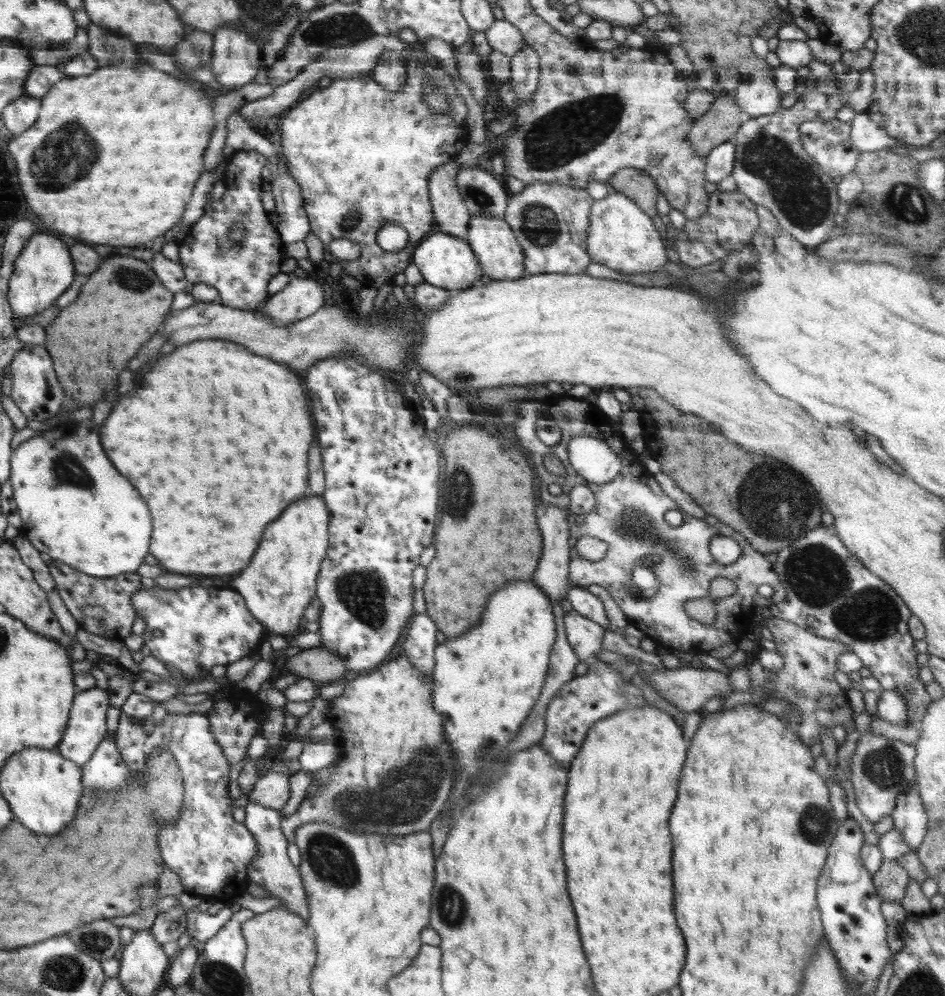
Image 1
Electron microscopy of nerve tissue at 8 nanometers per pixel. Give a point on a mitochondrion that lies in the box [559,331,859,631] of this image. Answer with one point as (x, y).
(775, 503)

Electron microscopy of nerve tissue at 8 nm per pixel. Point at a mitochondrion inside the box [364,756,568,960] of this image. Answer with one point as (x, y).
(452, 908)

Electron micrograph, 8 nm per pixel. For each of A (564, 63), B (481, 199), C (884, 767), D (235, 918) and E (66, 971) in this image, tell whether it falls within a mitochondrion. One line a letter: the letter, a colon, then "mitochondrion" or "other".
A: other
B: mitochondrion
C: mitochondrion
D: other
E: mitochondrion

